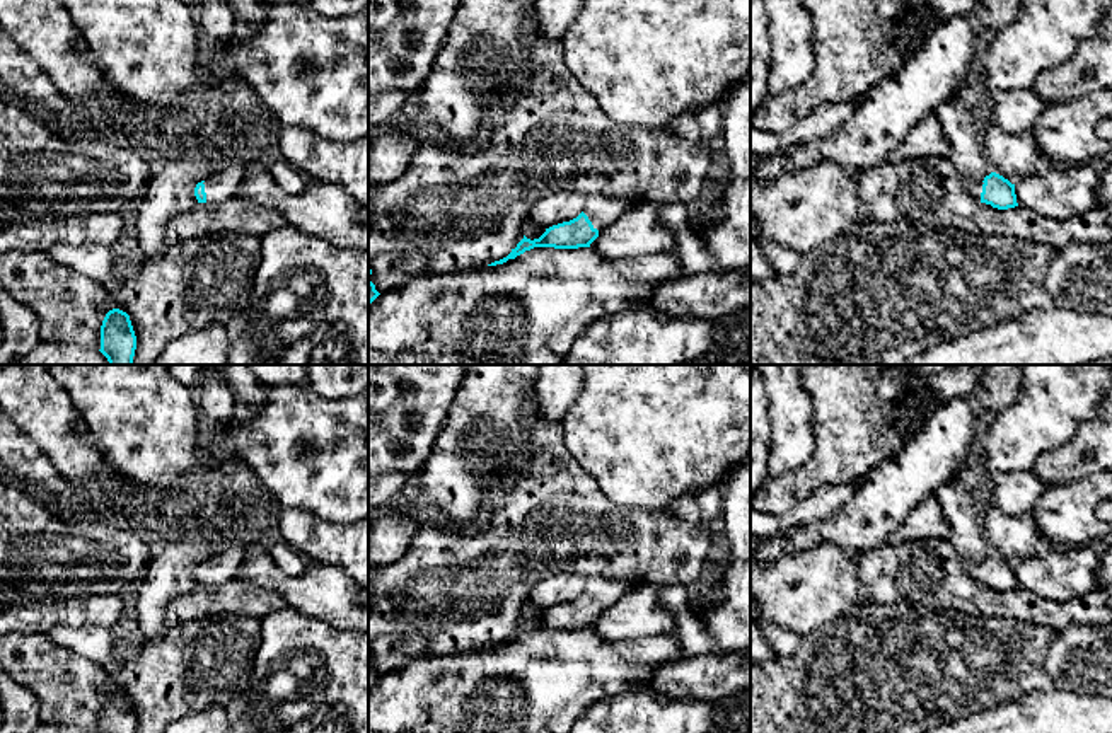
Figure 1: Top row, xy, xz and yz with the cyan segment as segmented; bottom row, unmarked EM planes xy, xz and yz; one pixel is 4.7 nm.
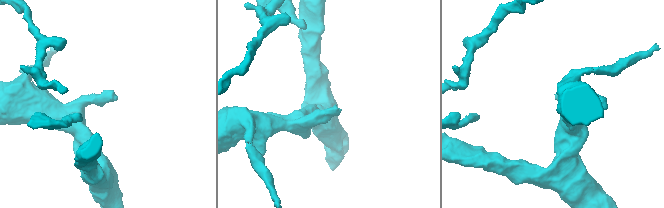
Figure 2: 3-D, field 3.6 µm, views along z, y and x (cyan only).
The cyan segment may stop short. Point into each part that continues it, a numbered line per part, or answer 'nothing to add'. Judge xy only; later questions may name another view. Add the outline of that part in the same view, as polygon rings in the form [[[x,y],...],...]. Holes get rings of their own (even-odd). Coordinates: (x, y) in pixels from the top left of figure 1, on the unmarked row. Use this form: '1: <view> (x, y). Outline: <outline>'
1: xy (224, 565). Outline: [[[230,539],[225,547],[205,561],[206,585],[217,586],[235,578],[246,559],[246,542]]]

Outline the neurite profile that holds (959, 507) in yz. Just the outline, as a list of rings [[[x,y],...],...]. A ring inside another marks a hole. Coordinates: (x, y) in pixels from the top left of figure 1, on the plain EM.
[[[962,477],[938,484],[933,494],[950,525],[948,540],[955,547],[964,569],[969,571],[984,563],[993,551],[977,515],[977,503]]]

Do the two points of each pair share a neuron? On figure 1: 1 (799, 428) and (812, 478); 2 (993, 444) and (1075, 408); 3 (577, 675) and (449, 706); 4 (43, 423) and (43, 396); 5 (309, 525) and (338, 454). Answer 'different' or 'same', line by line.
1: different
2: same
3: same
4: same
5: different

